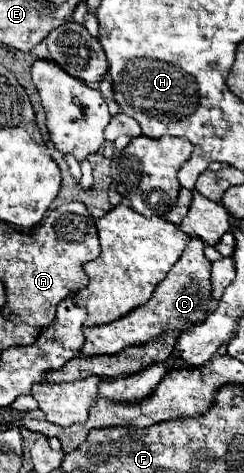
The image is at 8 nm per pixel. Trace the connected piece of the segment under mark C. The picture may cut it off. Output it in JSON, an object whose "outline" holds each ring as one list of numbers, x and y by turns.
{"outline":[[192,237,186,251,178,259,178,263,170,269,166,279,154,289,154,295,142,305,124,315,122,319,102,325,102,327,84,327,86,343,82,347,82,355,116,355,124,351,124,347,150,343,168,331,184,331,206,319,216,307,216,299,212,297,212,281,210,281,210,261,204,255,204,243,198,237]]}

